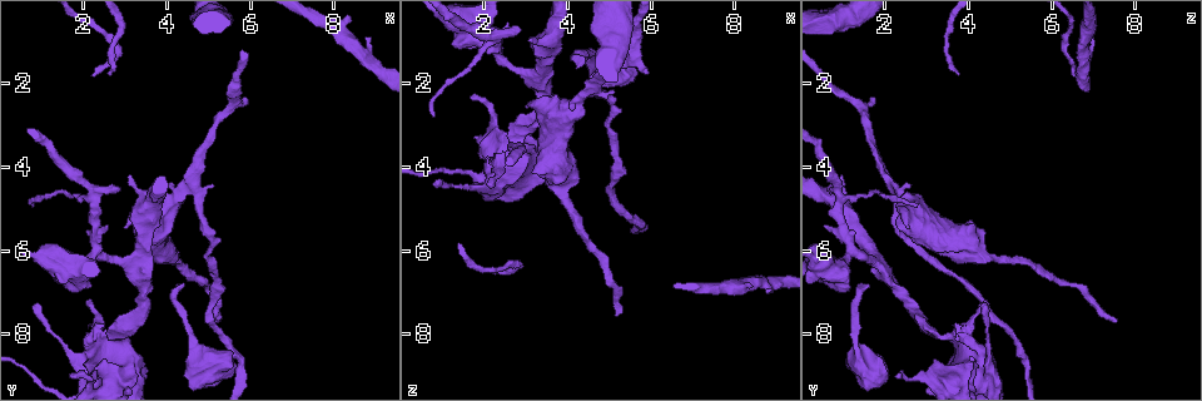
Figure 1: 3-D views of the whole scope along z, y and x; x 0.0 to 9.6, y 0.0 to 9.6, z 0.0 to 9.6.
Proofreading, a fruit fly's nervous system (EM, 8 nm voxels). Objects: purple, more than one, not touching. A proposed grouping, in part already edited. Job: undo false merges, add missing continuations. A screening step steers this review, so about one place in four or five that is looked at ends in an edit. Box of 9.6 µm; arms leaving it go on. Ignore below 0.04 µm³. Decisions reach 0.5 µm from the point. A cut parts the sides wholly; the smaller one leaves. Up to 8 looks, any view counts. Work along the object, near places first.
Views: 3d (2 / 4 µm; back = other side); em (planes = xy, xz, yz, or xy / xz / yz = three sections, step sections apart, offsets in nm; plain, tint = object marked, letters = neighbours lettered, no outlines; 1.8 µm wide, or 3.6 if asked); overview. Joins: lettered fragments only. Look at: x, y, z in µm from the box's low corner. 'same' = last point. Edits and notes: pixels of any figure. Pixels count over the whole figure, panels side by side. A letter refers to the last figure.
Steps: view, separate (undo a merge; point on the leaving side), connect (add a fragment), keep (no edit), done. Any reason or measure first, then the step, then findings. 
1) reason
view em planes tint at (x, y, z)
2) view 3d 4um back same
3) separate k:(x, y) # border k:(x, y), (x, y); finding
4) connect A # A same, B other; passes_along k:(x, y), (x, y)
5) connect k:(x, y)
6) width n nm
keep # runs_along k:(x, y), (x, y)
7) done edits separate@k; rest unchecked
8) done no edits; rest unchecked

tapers out
view em xy step 8 letters at (0.80, 4.90, 2.75)

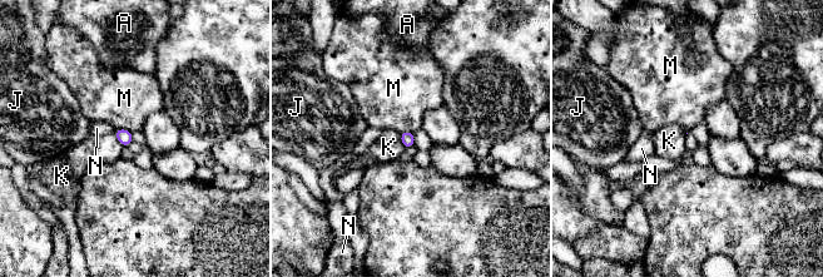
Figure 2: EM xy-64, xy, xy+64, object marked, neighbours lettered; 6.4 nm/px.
keep # A other, J other, K other, M other, N other; no lettered fragment goes on from it

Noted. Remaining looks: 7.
side arm on a straight run
view em planes plain at (4.35, 4.60, 2.25)

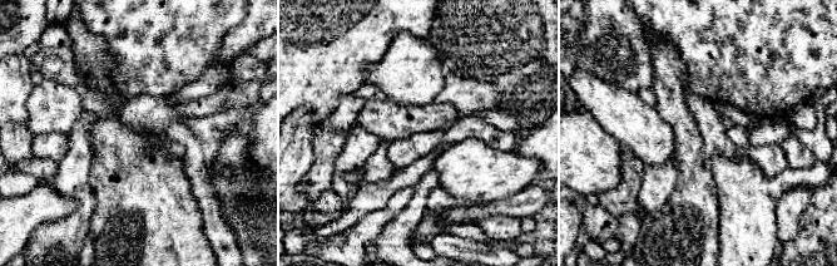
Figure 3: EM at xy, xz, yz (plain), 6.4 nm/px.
view em planes letters same

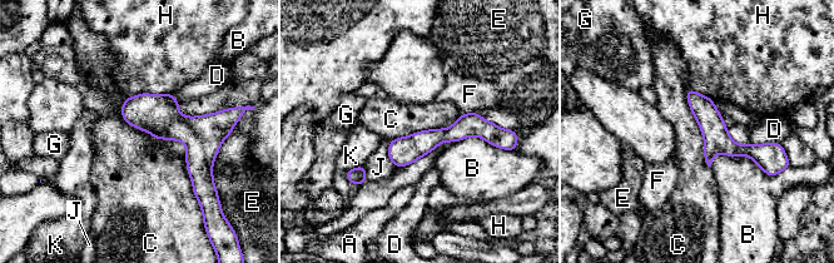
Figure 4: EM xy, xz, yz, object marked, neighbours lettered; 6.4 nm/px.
keep # A other, B other, C other, D other, E other, F other, G other, H other, J other, K other; runs_along 4:(495, 137), (460, 129), (391, 154); one neuron here

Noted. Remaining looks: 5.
branch stops here
view em 3.6um yz step 4 letters at (5.45, 8.80, 1.10)

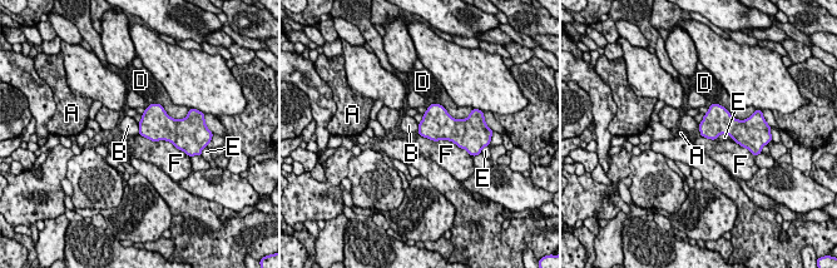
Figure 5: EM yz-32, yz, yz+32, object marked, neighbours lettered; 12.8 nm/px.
longest_contact F 600 nm
keep # A other, B other, D other, E other, F other; border 5:(419, 133), (461, 149); none of them fits

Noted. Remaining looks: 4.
done no edits; rest unchecked

